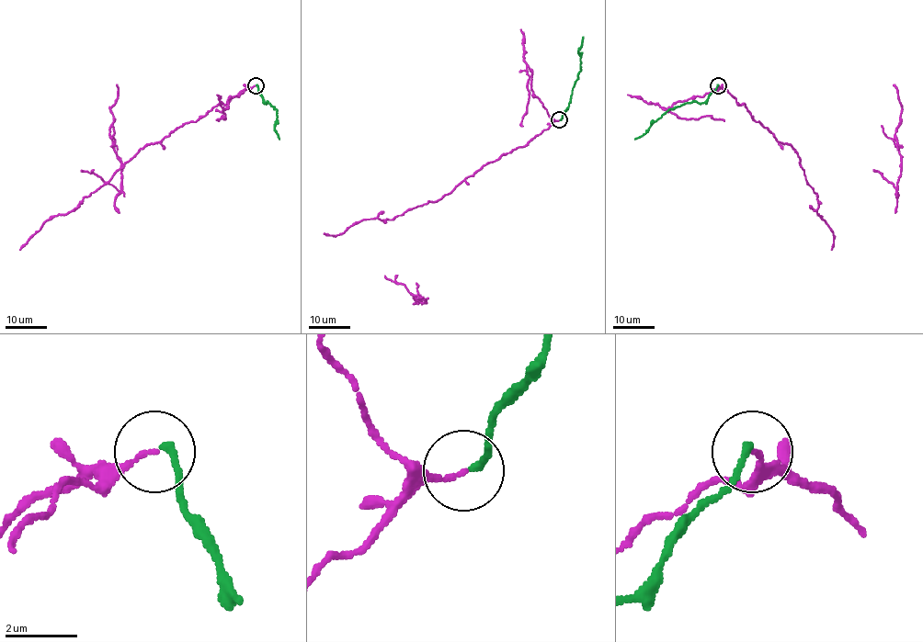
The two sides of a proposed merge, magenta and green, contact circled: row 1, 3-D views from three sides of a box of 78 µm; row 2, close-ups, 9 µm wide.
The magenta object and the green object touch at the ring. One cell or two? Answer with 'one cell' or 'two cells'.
two cells

